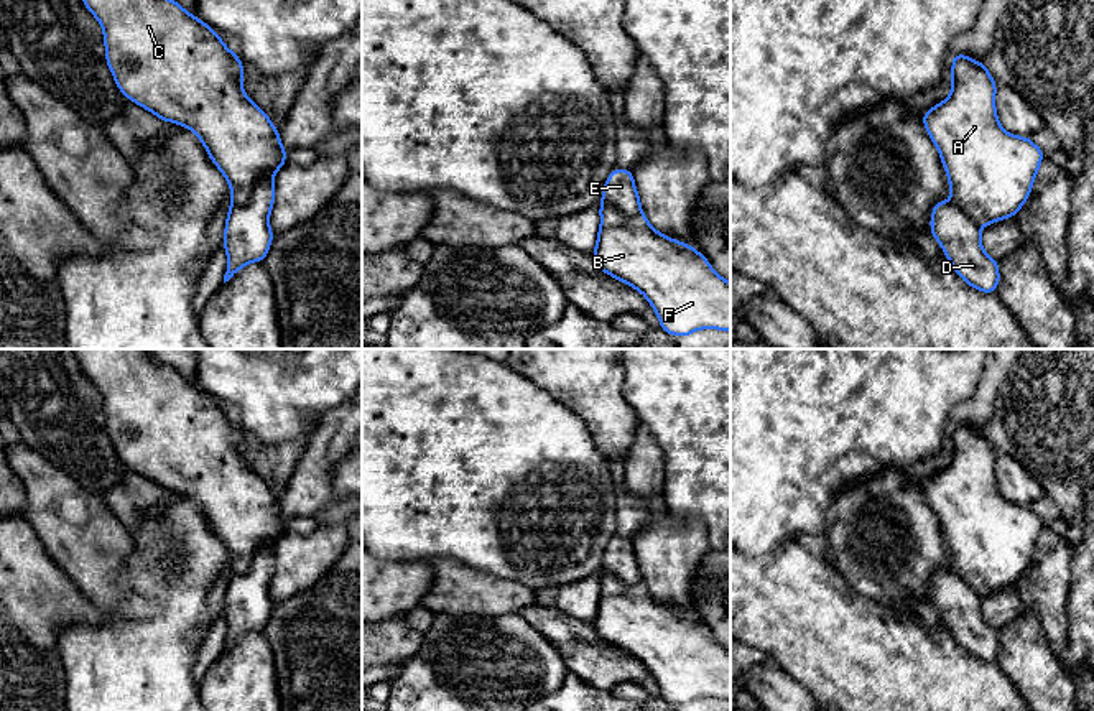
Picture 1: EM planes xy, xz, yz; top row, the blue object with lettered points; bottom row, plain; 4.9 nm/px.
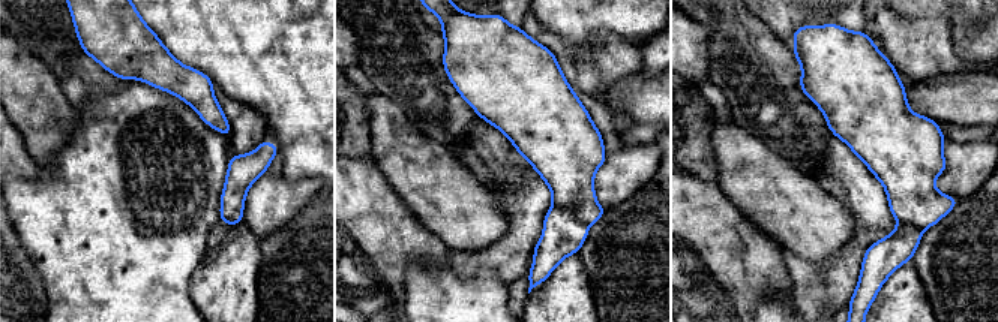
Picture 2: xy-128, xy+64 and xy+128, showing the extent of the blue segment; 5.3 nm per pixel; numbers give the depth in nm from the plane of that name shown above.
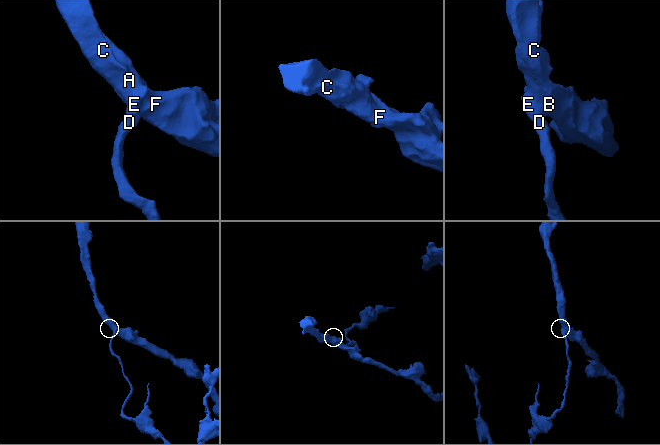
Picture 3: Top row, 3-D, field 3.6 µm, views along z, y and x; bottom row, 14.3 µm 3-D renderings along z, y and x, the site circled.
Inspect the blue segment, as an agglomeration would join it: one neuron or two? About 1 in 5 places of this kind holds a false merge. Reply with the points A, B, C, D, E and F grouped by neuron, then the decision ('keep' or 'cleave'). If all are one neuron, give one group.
groups A B C F / D E; cleave

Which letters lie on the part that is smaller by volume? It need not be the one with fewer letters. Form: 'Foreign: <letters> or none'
Foreign: D, E

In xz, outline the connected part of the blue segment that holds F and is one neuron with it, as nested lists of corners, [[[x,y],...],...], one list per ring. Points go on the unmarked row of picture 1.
[[[609,574],[599,576],[600,597],[591,625],[619,650],[638,658],[660,686],[660,698],[686,706],[698,698],[730,701],[730,652],[717,644],[707,627],[693,614],[656,601],[643,581],[627,584]]]

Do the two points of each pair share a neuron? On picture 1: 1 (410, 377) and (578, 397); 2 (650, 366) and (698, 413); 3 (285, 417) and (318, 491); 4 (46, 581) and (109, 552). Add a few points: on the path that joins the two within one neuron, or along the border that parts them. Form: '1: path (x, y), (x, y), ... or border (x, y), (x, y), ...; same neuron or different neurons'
1: border (517, 372), (581, 417); different neurons
2: path (662, 376), (688, 402); same neuron
3: border (318, 425), (310, 433); different neurons
4: border (41, 542), (46, 553), (91, 601); different neurons

